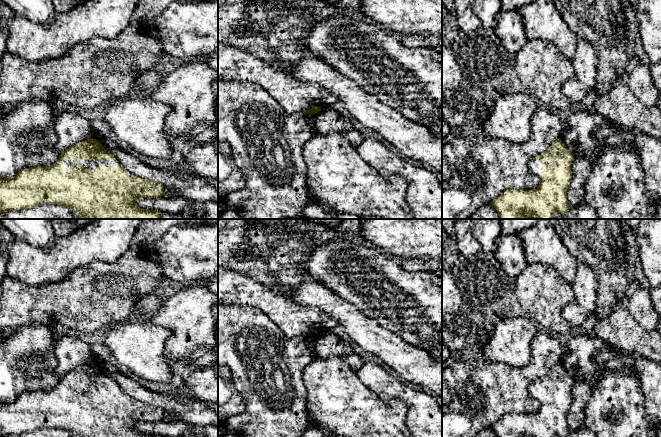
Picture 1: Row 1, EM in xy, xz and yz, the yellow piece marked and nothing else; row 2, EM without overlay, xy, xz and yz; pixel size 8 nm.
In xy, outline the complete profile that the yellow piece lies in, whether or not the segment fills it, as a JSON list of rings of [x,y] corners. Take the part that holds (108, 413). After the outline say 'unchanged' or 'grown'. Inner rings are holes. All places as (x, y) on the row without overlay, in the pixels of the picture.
[[[96,363],[66,373],[51,390],[29,391],[13,402],[0,402],[0,437],[40,428],[70,432],[77,437],[161,437],[138,431],[136,424],[165,419],[156,405],[131,399]]]; grown

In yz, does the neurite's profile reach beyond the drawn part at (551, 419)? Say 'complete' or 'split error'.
split error

